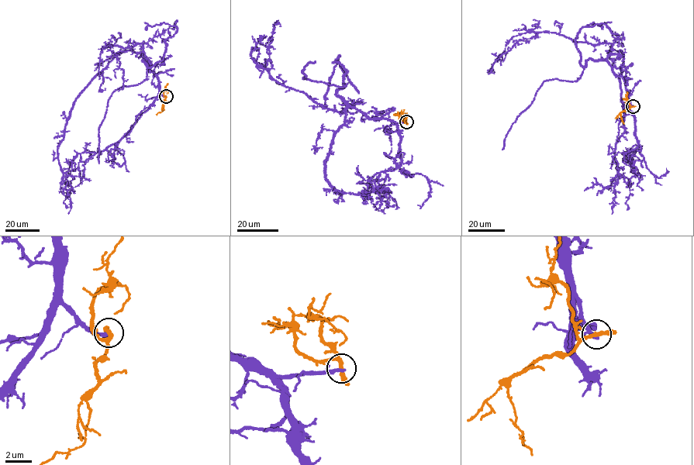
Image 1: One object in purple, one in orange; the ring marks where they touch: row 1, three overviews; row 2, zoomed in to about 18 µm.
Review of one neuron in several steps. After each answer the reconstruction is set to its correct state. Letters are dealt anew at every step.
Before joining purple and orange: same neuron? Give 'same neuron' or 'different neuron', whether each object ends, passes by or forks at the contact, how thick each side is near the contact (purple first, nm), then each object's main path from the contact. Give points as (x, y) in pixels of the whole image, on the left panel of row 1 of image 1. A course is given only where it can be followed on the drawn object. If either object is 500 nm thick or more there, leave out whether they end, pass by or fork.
different neuron; purple ends there; orange passes by; 280 nm thick on the purple side, 300 nm on the other; purple runs (165, 96), (143, 53), (124, 50), (95, 75), (76, 99), (58, 147), (60, 169), (74, 177), (66, 208); orange runs (166, 96), (163, 111), (157, 115)

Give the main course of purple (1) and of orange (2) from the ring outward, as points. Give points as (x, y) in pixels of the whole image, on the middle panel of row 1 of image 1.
1: (405, 122), (369, 118), (349, 107), (325, 161), (326, 177), (336, 191), (374, 191), (394, 205)
2: (406, 122), (402, 113), (407, 116), (405, 122)

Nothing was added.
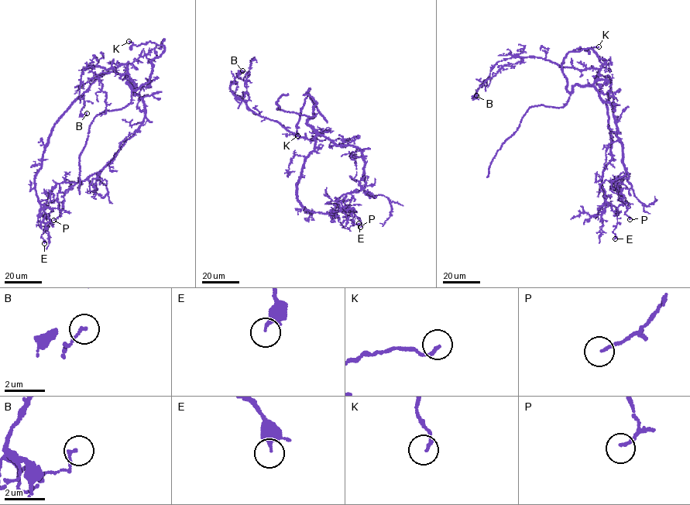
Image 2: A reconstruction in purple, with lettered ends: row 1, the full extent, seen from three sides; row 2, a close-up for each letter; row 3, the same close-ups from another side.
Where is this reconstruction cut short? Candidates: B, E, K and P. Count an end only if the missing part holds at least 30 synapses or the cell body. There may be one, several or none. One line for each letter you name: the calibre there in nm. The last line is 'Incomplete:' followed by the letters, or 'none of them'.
Incomplete: none of them

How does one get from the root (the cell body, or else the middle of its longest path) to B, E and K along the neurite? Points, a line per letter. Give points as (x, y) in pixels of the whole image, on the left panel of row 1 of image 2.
B: (120, 73), (126, 73), (126, 64), (83, 70), (79, 94), (84, 101), (80, 113), (82, 117), (87, 113)
E: (120, 73), (97, 78), (53, 127), (35, 178), (38, 200), (52, 208), (41, 237), (44, 243)
K: (120, 73), (128, 74), (127, 83), (135, 91), (149, 80), (151, 60), (164, 49), (128, 41)

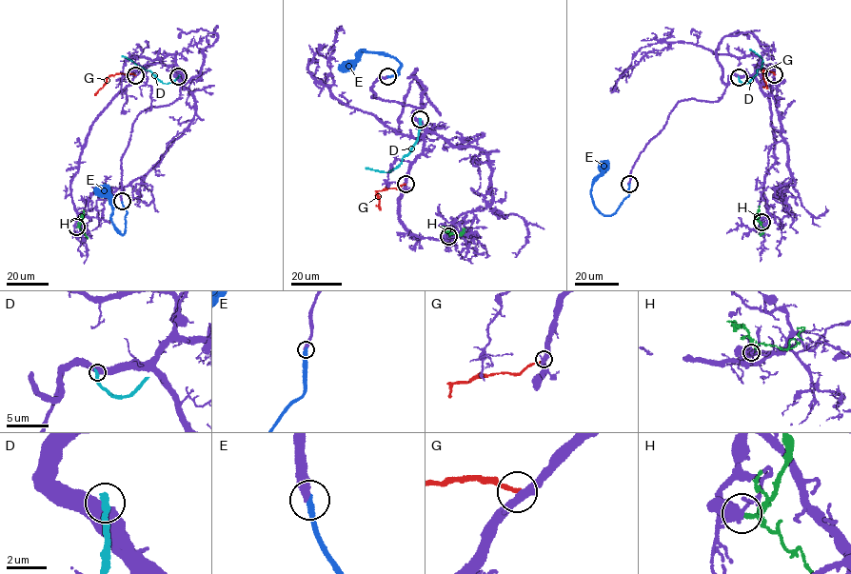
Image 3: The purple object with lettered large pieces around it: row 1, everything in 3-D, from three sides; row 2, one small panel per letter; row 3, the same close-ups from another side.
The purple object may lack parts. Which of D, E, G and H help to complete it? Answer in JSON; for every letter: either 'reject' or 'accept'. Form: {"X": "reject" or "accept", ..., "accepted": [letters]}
{"D": "reject", "E": "accept", "G": "reject", "H": "reject", "accepted": ["E"]}

